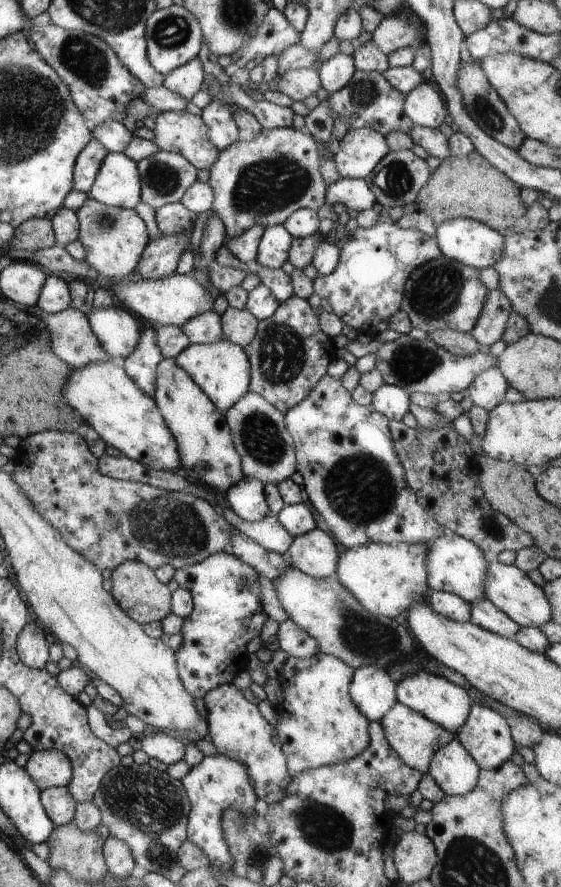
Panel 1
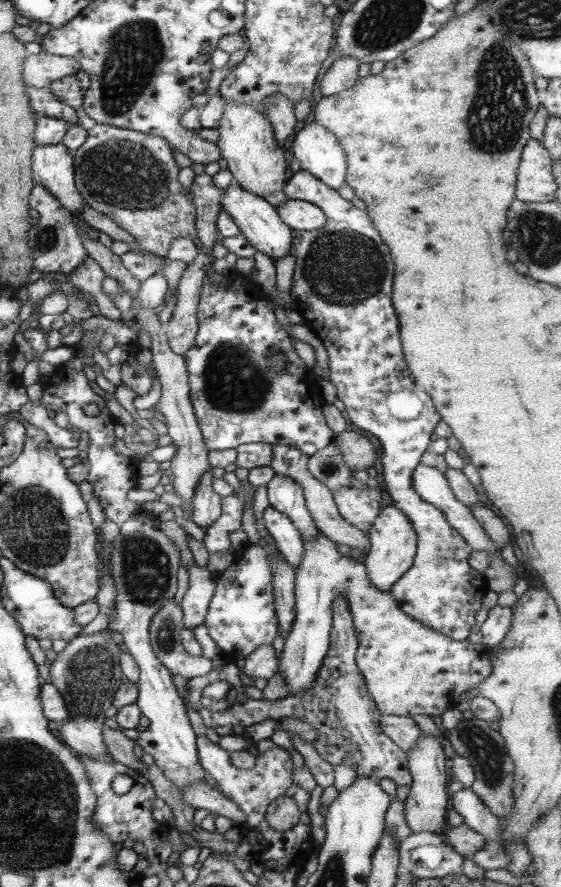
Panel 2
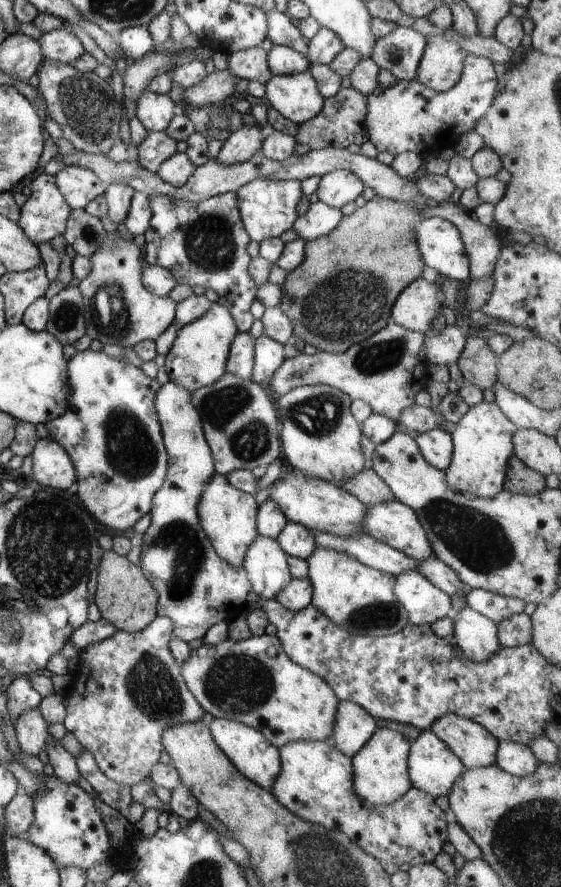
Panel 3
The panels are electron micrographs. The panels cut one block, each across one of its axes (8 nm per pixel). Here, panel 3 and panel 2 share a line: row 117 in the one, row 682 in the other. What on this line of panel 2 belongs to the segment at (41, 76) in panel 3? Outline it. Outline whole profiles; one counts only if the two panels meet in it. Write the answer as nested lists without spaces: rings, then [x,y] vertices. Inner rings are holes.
[[[101,632],[91,636],[78,636],[68,642],[68,646],[62,652],[57,653],[56,658],[50,663],[50,682],[60,690],[66,707],[68,719],[64,720],[57,731],[59,738],[66,746],[76,750],[78,755],[86,755],[94,760],[112,761],[112,754],[106,750],[104,744],[104,713],[112,706],[112,698],[122,684],[122,671],[120,670],[120,648],[117,640],[105,638]]]

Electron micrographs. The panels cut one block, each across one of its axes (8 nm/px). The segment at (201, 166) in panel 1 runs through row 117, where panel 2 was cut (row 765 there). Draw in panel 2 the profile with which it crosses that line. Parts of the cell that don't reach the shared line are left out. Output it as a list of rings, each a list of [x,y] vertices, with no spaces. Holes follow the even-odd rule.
[[[142,510],[122,524],[120,533],[112,540],[109,566],[112,581],[116,586],[116,603],[114,619],[109,622],[109,629],[134,657],[140,672],[135,703],[141,714],[150,720],[150,725],[139,733],[135,741],[153,756],[154,764],[178,785],[178,791],[184,796],[184,787],[199,780],[204,782],[203,776],[206,773],[198,758],[197,735],[186,715],[183,697],[172,681],[173,674],[158,660],[150,643],[149,629],[152,618],[166,602],[174,598],[181,562],[178,546],[157,528],[156,520],[152,513]]]

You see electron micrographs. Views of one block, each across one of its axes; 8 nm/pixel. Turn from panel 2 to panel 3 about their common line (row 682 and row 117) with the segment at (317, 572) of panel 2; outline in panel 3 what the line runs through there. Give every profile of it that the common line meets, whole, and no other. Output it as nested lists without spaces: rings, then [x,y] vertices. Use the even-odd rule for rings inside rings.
[[[467,54],[463,60],[463,73],[460,80],[450,90],[443,93],[437,93],[420,84],[416,79],[399,80],[395,86],[389,88],[379,84],[369,95],[366,95],[365,125],[370,142],[376,146],[378,151],[386,150],[395,156],[403,152],[415,152],[425,157],[427,153],[453,147],[461,134],[473,130],[476,121],[488,112],[495,99],[498,81],[494,65],[489,58]],[[308,69],[294,74],[272,75],[265,84],[263,99],[297,125],[317,115],[324,102]]]

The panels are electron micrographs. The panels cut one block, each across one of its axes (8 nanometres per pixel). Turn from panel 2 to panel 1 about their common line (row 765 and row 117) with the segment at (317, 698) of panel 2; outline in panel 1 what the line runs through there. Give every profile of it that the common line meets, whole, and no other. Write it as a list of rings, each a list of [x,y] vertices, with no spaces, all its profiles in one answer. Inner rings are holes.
[[[356,69],[354,76],[344,88],[338,92],[333,92],[328,98],[330,102],[330,112],[336,120],[346,121],[349,130],[364,128],[364,126],[372,127],[372,130],[380,131],[380,134],[387,135],[389,132],[404,132],[410,134],[412,120],[404,114],[405,94],[396,90],[386,78],[384,74],[378,71],[364,72]]]

